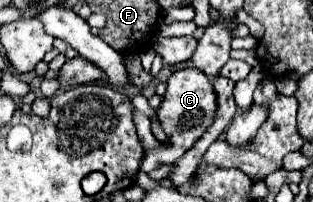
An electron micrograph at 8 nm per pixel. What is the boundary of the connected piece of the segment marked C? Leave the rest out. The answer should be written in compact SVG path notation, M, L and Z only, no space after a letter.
M197 69L175 71L167 79L167 91L163 95L161 107L157 109L157 119L163 131L167 133L167 141L163 143L163 147L145 151L145 157L141 161L141 171L147 173L155 167L175 163L201 137L201 133L205 133L205 129L211 125L215 117L215 111L217 111L217 101L215 101L215 91L209 79Z

